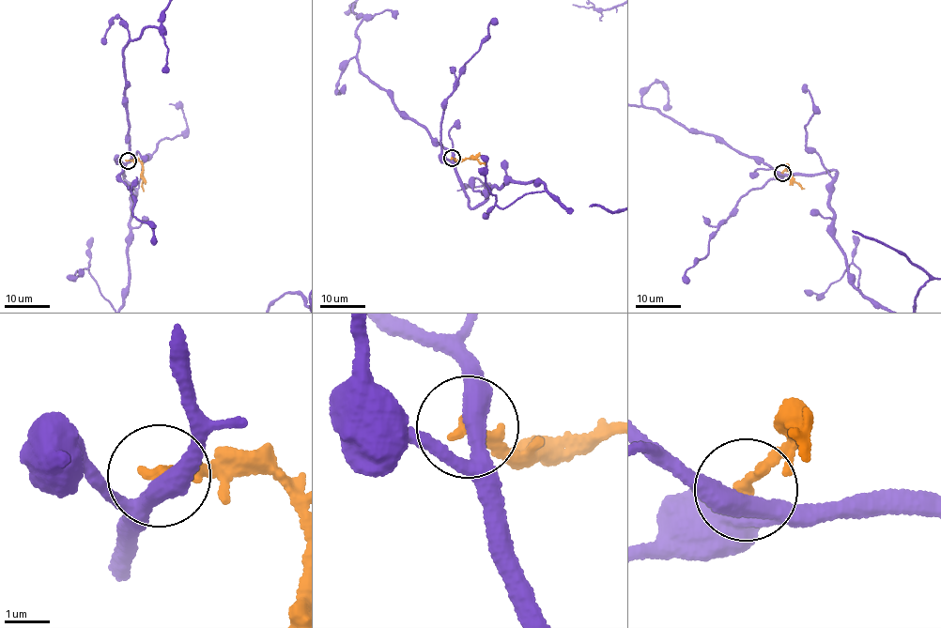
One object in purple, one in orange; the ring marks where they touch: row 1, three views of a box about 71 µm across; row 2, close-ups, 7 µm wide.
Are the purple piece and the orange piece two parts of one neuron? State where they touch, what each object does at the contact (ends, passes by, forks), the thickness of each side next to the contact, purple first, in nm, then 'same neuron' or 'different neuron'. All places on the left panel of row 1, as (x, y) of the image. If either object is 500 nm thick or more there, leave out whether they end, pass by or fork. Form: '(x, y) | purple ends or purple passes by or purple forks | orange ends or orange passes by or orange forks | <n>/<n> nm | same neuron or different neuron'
(128, 160) | purple passes by | orange ends | 420/240 nm | different neuron

